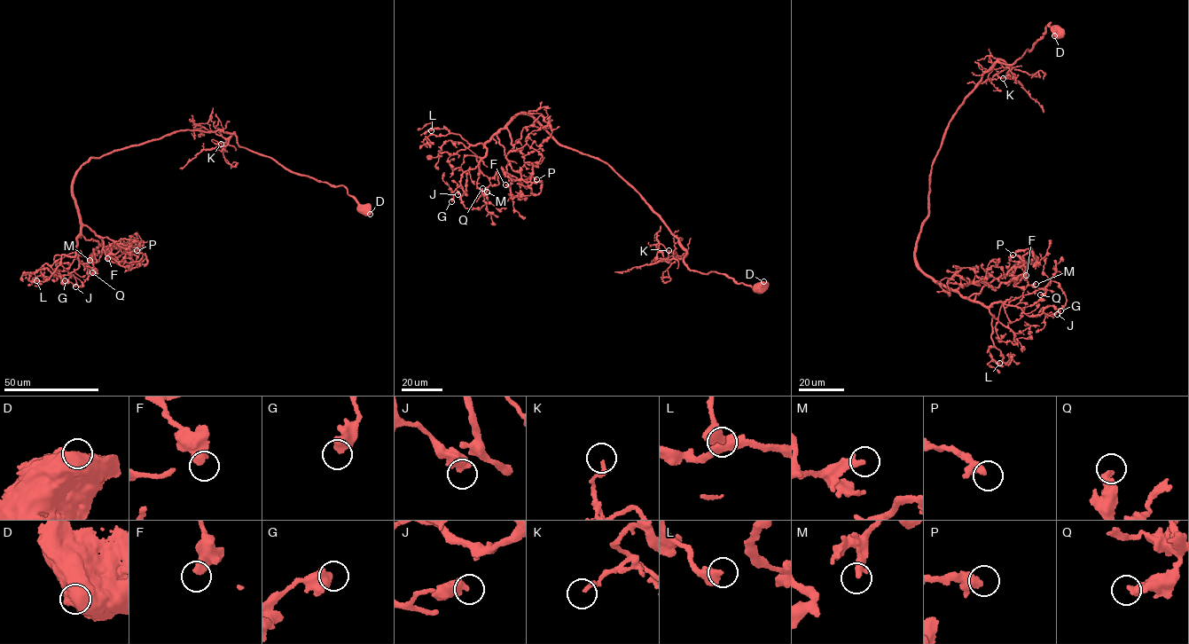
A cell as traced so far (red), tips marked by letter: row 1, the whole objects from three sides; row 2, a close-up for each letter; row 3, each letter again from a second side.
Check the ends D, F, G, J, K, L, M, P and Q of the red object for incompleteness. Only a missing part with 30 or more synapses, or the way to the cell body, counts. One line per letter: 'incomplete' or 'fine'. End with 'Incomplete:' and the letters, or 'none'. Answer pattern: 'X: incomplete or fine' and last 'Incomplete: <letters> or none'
D: fine
F: fine
G: fine
J: fine
K: fine
L: fine
M: fine
P: fine
Q: fine
Incomplete: none

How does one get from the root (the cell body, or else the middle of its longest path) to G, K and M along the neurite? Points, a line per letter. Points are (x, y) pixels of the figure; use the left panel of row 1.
G: (363, 208), (343, 185), (293, 173), (233, 133), (176, 130), (76, 171), (82, 253), (65, 280)
K: (363, 208), (343, 185), (330, 185), (293, 173), (269, 157), (239, 145), (234, 133), (228, 143), (221, 144)
M: (363, 208), (343, 185), (293, 173), (233, 133), (181, 129), (76, 171), (76, 249), (81, 263), (89, 260)

